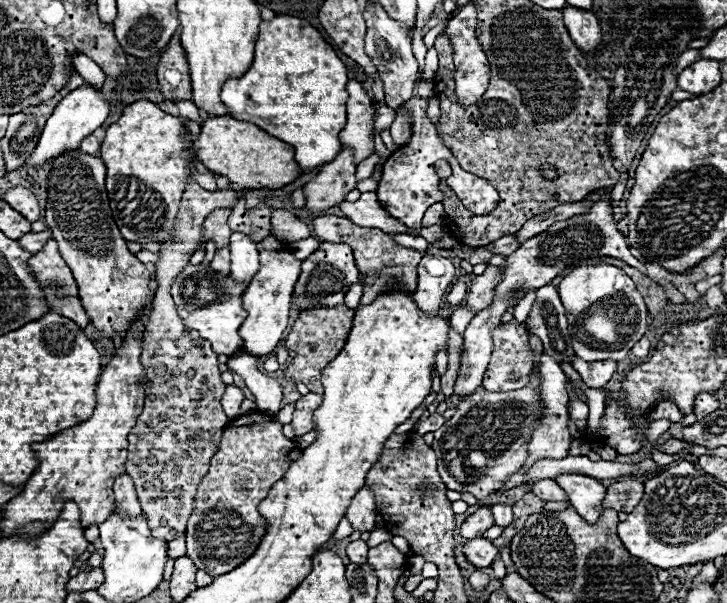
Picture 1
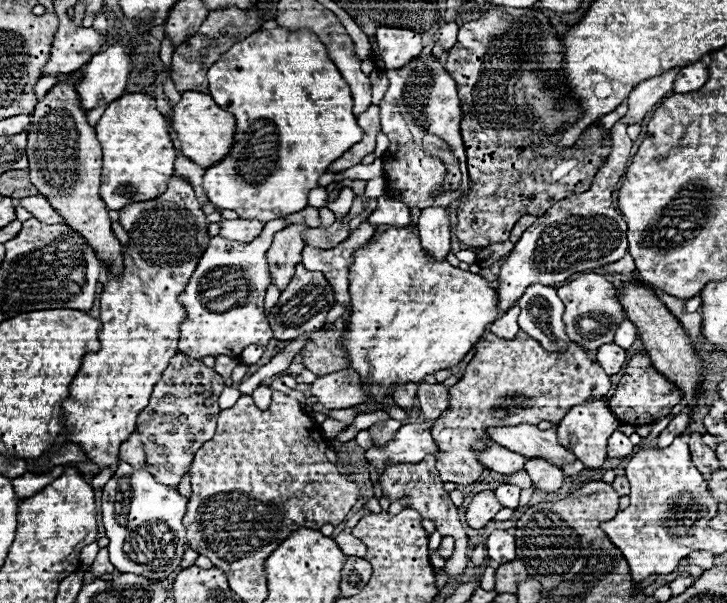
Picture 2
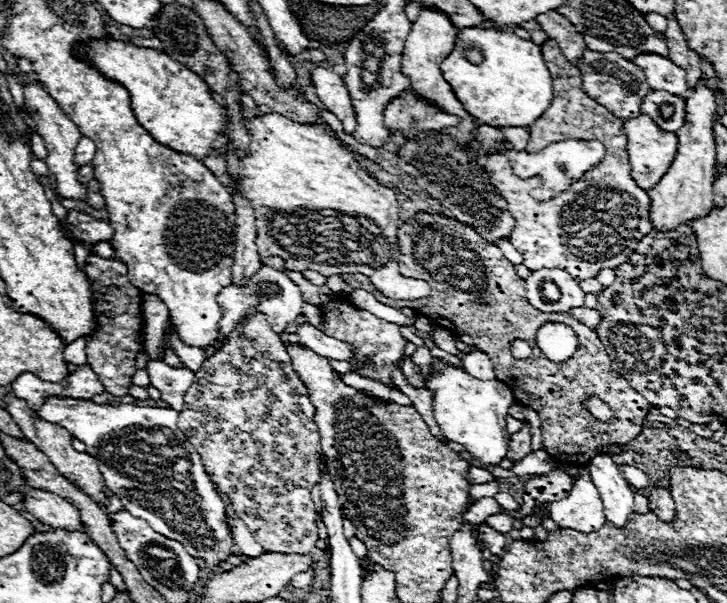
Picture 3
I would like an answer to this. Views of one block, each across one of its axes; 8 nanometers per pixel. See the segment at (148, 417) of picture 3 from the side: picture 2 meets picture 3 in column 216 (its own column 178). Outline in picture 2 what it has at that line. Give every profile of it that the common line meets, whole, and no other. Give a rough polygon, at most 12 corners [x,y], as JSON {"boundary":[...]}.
{"boundary":[[120,462],[102,490],[114,568],[166,580],[186,498]]}

